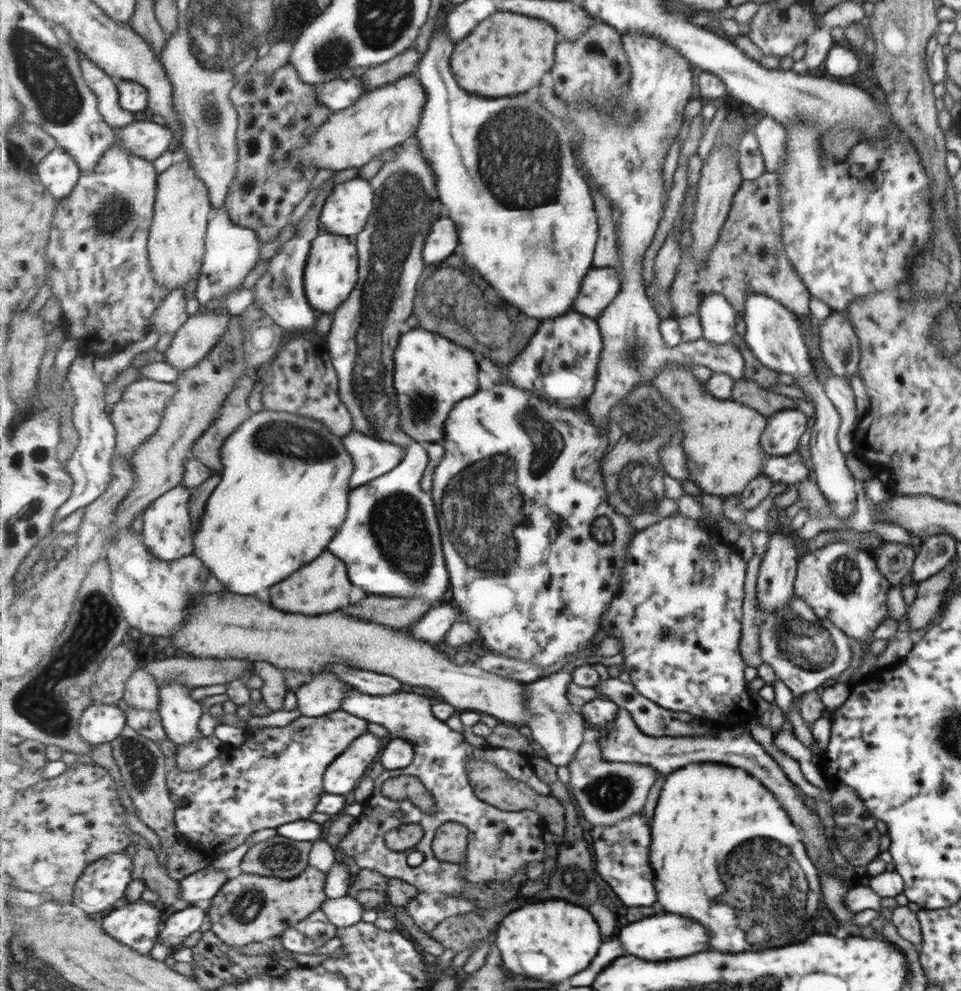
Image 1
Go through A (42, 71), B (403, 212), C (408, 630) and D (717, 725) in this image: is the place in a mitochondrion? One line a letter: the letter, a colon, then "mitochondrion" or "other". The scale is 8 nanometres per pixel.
A: mitochondrion
B: mitochondrion
C: other
D: other

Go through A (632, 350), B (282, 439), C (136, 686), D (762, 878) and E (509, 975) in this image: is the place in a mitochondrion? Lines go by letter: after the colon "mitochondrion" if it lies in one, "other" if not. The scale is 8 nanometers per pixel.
A: mitochondrion
B: mitochondrion
C: other
D: mitochondrion
E: other

